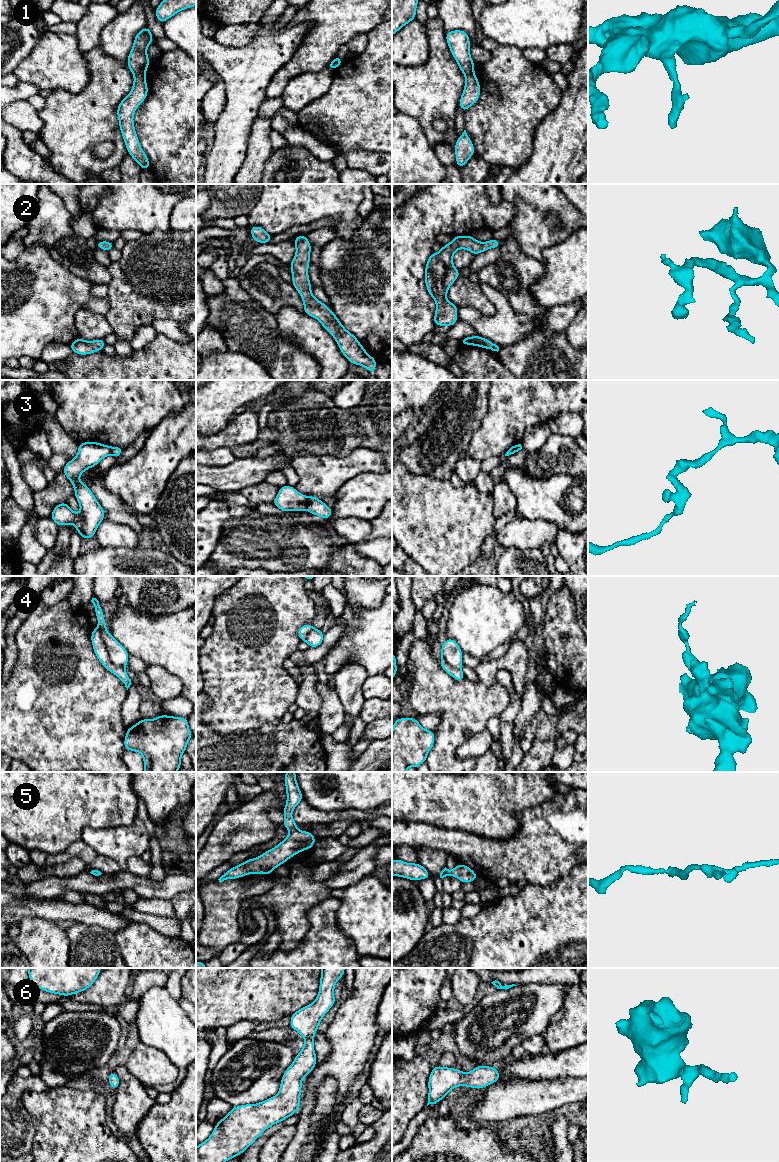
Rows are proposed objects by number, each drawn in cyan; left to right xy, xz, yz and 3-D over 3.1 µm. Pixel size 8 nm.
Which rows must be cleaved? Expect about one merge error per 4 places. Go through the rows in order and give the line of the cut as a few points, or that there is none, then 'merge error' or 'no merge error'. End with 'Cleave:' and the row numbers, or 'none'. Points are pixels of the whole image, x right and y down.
1: xy (134, 74), (140, 74), (144, 77) | merge error
2: no cut | no merge error
3: xz (305, 497), (306, 508) | merge error
4: xy (98, 627), (109, 658), (115, 664), (123, 667) | merge error
5: no cut | no merge error
6: no cut | no merge error
Cleave: 1, 3, 4

